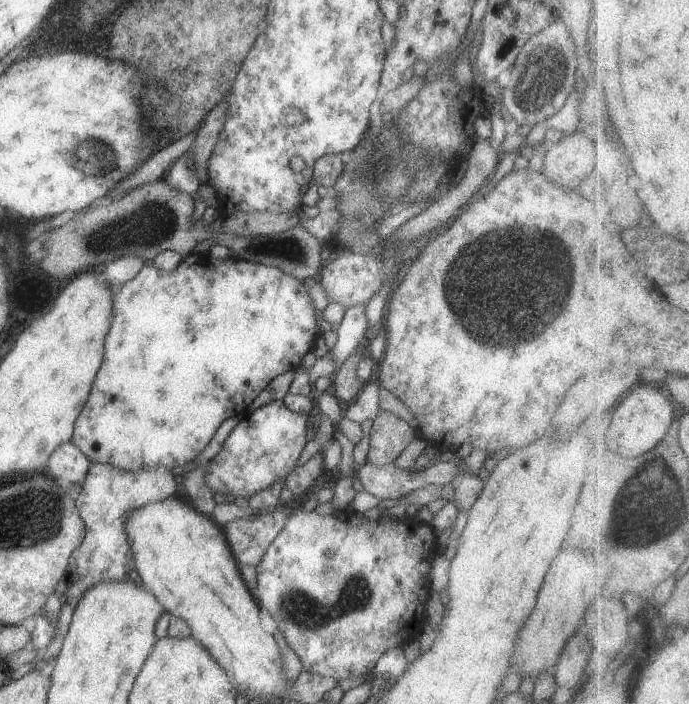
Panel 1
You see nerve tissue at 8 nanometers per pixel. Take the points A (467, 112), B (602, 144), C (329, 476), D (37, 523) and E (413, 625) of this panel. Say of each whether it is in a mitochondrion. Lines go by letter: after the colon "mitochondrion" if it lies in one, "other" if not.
A: other
B: other
C: other
D: mitochondrion
E: other

